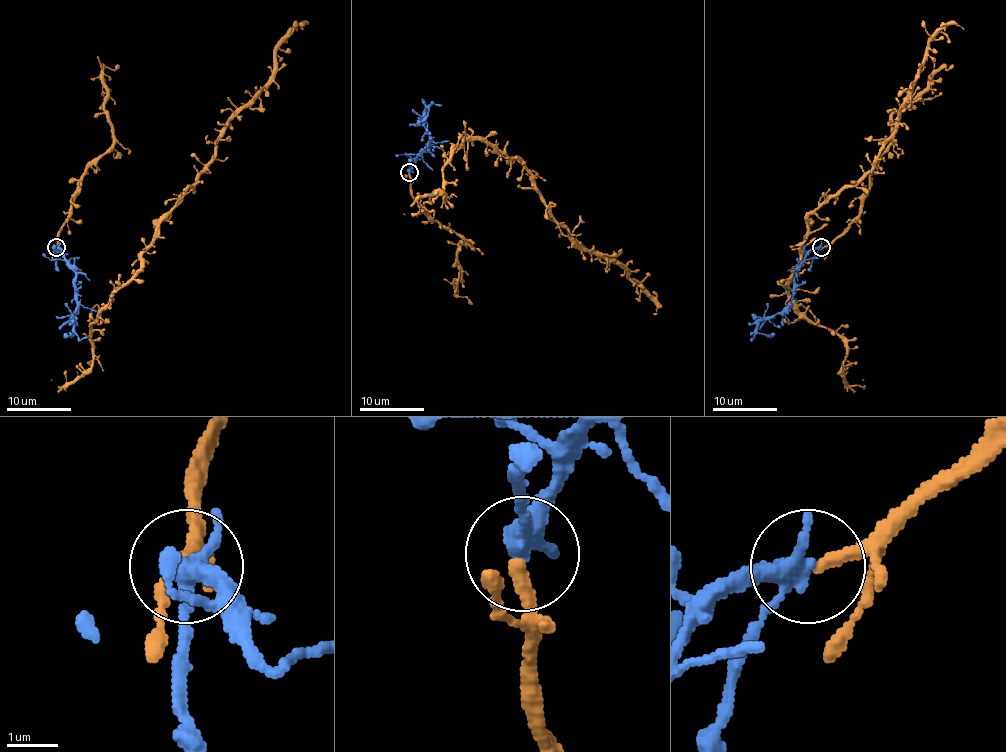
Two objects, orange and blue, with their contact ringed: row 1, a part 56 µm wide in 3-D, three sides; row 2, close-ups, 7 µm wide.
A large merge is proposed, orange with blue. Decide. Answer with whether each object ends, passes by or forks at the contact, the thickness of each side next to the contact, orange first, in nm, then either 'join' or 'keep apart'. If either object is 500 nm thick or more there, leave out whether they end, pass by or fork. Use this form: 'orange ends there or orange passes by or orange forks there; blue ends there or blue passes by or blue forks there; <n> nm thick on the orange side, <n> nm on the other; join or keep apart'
orange ends there; blue forks there; 280 nm thick on the orange side, 320 nm on the other; join

